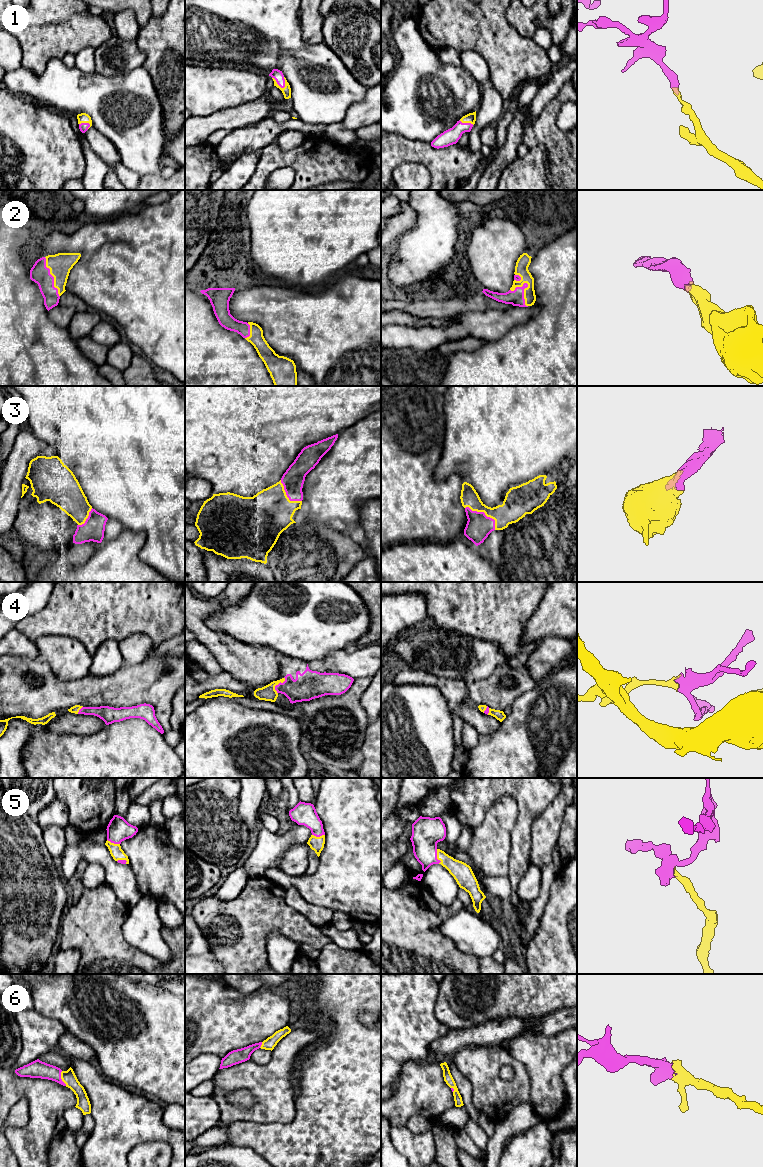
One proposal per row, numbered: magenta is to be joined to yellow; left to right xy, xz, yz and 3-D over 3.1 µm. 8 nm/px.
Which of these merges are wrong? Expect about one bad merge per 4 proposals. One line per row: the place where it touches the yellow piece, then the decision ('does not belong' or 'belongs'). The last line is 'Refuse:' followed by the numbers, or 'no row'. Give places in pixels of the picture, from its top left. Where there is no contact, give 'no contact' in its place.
1: meets yellow in xz at (277, 84); belongs
2: meets yellow in yz at (524, 294); belongs
3: meets yellow in yz at (484, 512); belongs
4: meets yellow in xz at (277, 684); belongs
5: meets yellow in yz at (437, 856); belongs
6: meets yellow in xy at (61, 1078); belongs
Refuse: no row

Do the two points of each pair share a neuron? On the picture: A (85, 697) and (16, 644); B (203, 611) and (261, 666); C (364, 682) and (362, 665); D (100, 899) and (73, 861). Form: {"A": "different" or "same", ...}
{"A": "different", "B": "same", "C": "different", "D": "different"}

